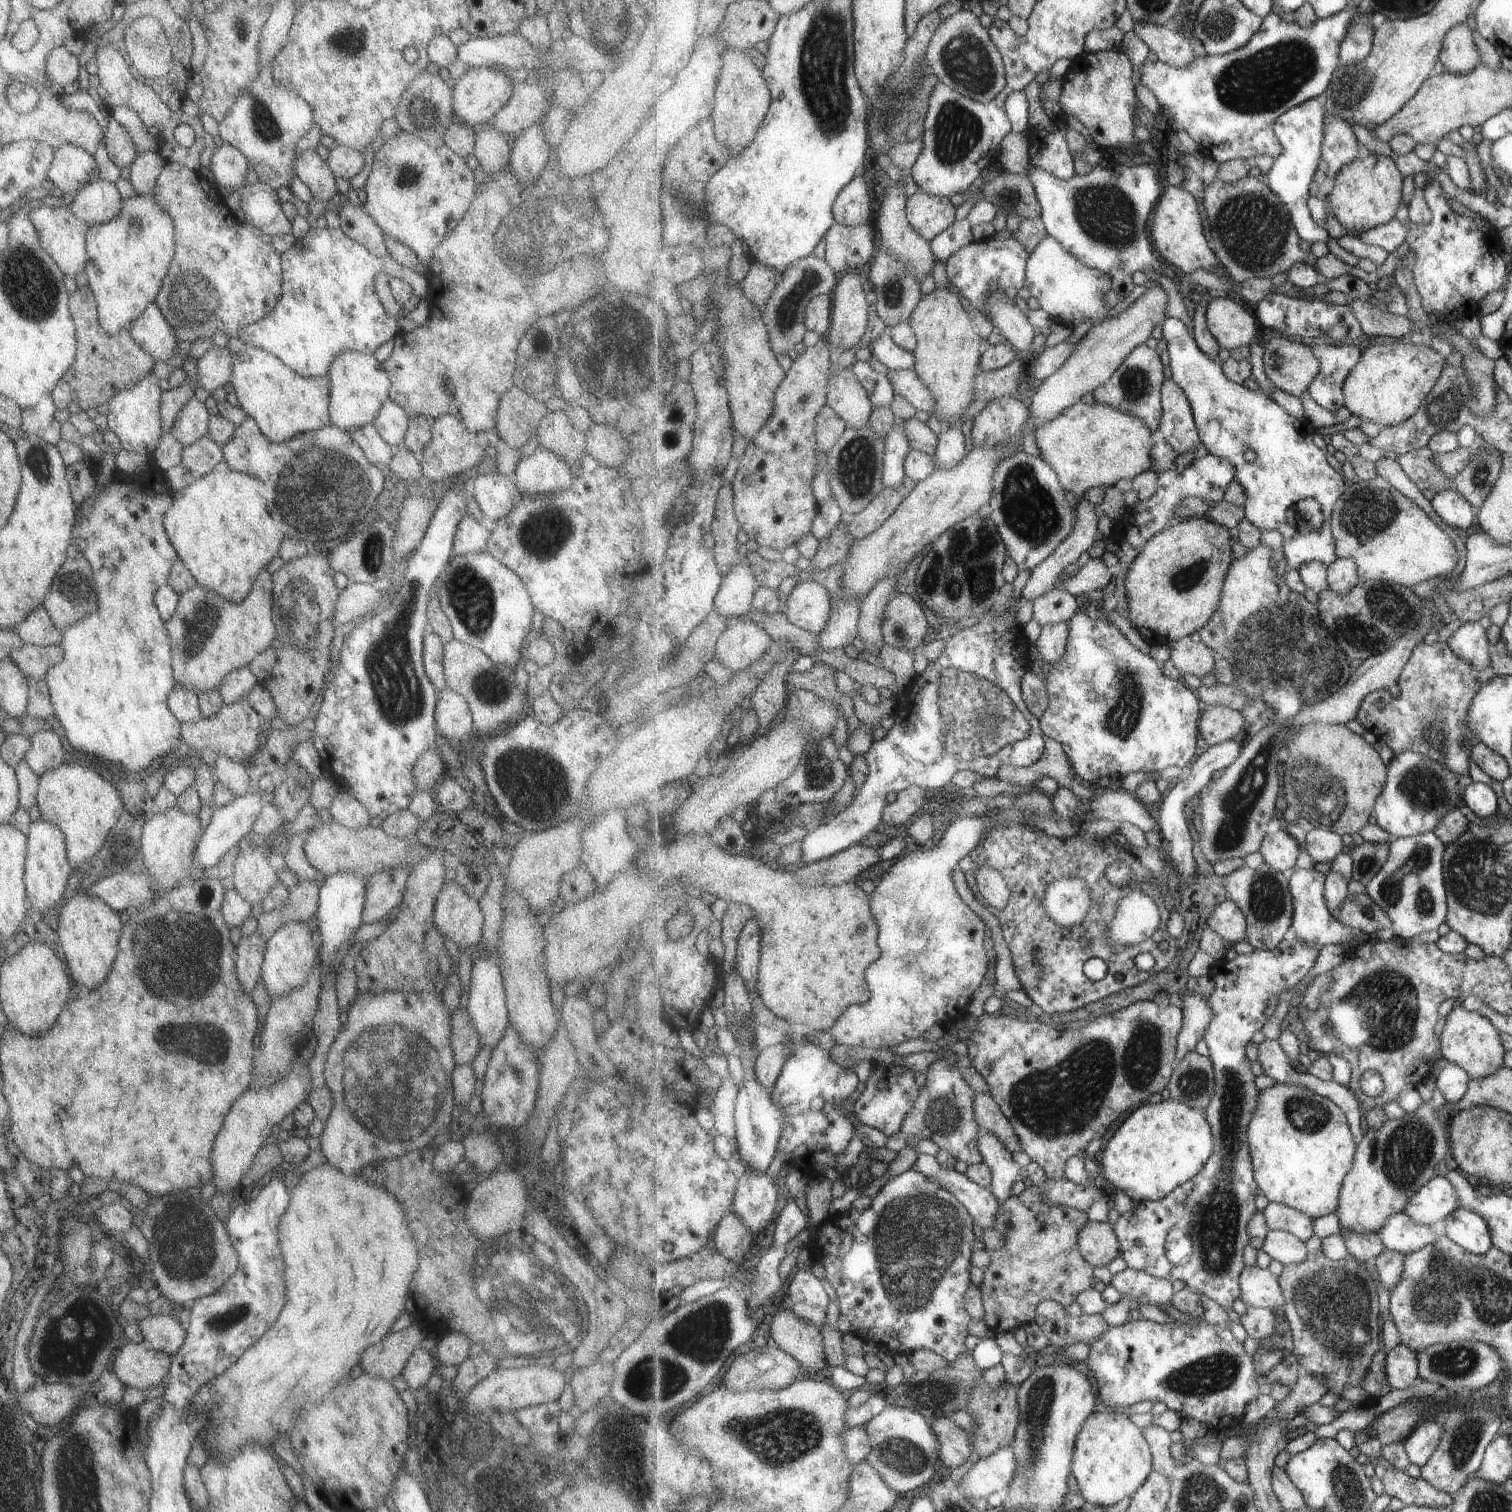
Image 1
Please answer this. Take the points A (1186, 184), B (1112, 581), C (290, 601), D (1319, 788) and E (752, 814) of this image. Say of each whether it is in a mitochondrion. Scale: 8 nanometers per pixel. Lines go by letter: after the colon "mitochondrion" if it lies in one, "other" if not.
A: other
B: other
C: mitochondrion
D: mitochondrion
E: other

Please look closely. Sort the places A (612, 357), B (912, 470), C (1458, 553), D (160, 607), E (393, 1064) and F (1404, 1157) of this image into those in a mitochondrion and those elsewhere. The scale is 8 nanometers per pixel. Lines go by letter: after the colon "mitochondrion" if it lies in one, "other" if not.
A: mitochondrion
B: other
C: other
D: other
E: mitochondrion
F: mitochondrion

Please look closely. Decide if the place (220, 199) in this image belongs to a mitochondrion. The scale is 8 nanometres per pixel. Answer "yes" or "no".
no

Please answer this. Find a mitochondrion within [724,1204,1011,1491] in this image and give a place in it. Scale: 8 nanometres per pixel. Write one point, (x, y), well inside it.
(899, 1455)

